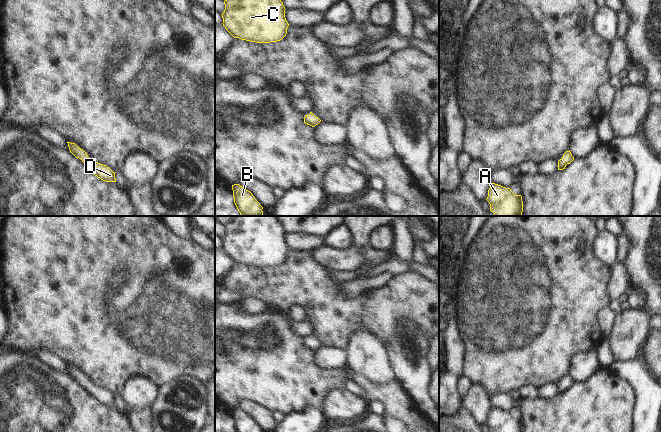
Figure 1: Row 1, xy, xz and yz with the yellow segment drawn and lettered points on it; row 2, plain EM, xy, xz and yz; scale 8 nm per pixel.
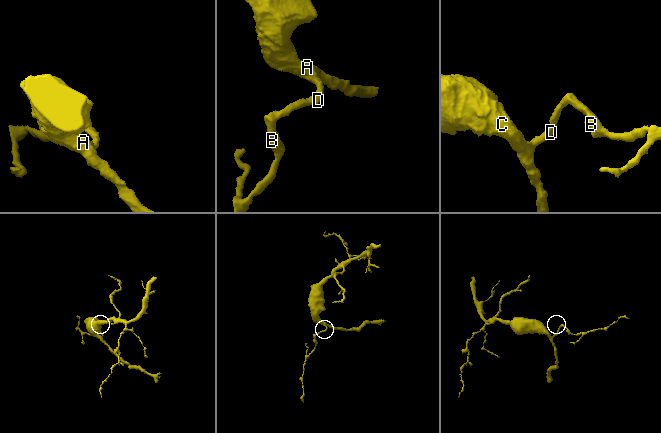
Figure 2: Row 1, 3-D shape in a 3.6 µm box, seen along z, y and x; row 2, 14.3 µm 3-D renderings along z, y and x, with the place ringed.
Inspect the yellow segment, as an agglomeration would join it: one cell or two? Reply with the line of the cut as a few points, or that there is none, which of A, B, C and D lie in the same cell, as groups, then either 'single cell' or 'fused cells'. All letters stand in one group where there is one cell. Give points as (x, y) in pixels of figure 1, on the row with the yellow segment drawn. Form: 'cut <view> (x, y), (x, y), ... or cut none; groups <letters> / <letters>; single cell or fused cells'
cut none; groups A B C D; single cell

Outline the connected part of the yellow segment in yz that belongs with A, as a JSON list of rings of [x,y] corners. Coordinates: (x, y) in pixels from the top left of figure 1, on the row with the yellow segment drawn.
[[[492,183],[486,200],[495,216],[522,216],[522,196],[514,194],[510,188]]]

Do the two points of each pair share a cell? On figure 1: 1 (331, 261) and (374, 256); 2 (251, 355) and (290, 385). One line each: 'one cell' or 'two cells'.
1: one cell
2: one cell

